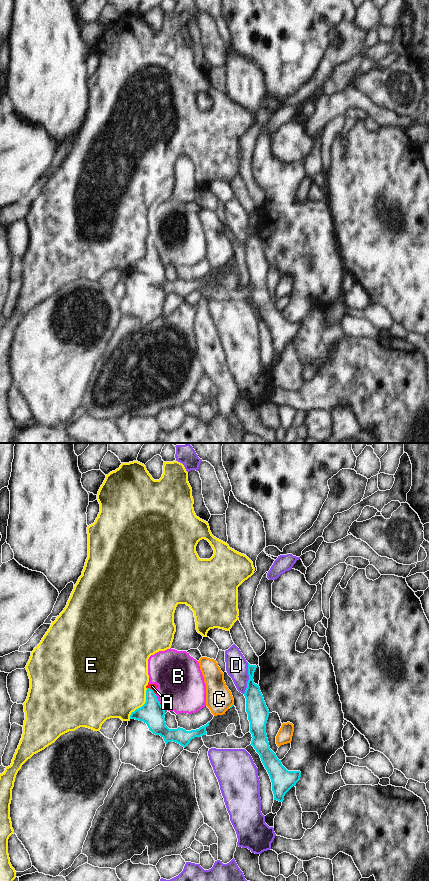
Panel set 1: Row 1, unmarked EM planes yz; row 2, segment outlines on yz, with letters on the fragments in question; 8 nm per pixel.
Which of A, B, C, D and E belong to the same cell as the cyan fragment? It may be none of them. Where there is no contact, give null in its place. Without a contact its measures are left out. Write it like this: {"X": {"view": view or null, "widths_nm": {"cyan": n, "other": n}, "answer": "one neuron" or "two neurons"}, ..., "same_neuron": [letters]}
{"A": {"view": "yz", "widths_nm": {"cyan": 200, "other": 50}, "answer": "one neuron"}, "B": {"view": "yz", "widths_nm": {"cyan": 200, "other": 380}, "answer": "two neurons"}, "C": {"view": "yz", "widths_nm": {"cyan": 20, "other": 220}, "answer": "two neurons"}, "D": {"view": "yz", "widths_nm": {"cyan": 170, "other": 180}, "answer": "two neurons"}, "E": {"view": "yz", "widths_nm": {"cyan": 200, "other": 460}, "answer": "two neurons"}, "same_neuron": ["A"]}

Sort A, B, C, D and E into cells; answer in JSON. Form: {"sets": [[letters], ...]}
{"sets": [["A"], ["B"], ["C"], ["D"], ["E"]]}

